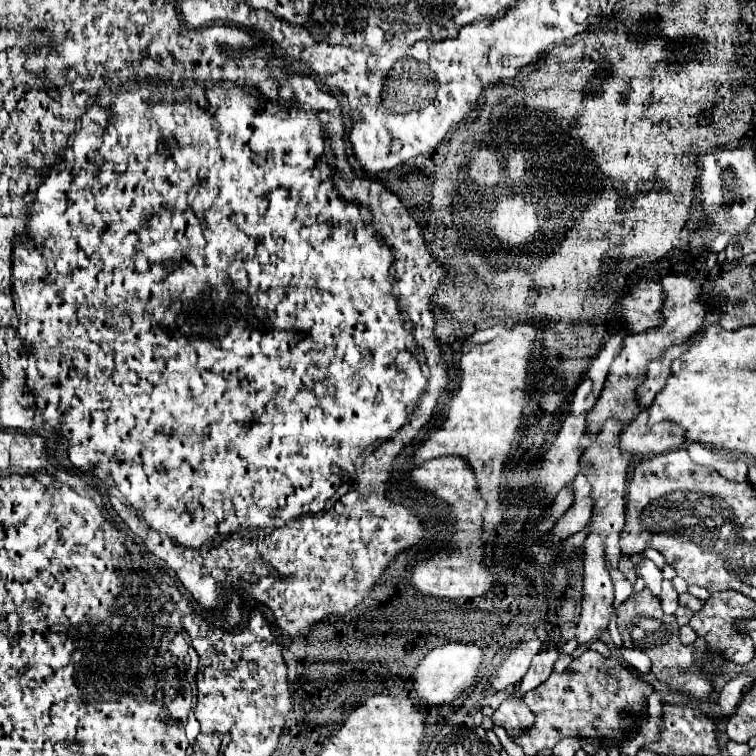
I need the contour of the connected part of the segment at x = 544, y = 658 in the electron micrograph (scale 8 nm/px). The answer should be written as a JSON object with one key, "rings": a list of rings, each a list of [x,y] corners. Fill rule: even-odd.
{"rings":[[[550,645],[550,647],[546,647],[542,653],[538,653],[532,659],[532,665],[530,665],[528,673],[524,675],[524,679],[520,683],[520,691],[522,693],[538,687],[540,683],[544,683],[548,679],[548,675],[554,669],[554,663],[558,659],[558,653],[560,653],[560,645]]]}

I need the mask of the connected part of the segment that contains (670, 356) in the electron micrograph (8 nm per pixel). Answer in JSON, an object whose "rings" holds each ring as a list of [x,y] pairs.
{"rings":[[[686,343],[682,345],[674,345],[672,349],[668,349],[668,353],[656,361],[650,363],[648,367],[648,379],[638,387],[638,399],[642,401],[644,407],[648,407],[654,399],[654,395],[666,385],[666,379],[670,377],[670,363],[680,357],[680,353],[684,353],[684,349],[688,349]]]}

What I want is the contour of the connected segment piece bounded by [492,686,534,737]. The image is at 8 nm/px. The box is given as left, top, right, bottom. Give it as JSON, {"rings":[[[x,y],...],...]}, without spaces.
{"rings":[[[515,687],[514,695],[508,697],[492,715],[494,725],[504,726],[508,729],[510,737],[516,737],[516,733],[528,725],[532,725],[534,715],[528,709],[520,694],[519,687]]]}

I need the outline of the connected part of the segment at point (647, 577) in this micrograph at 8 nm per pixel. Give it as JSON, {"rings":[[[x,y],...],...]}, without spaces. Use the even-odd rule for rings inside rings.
{"rings":[[[644,559],[644,561],[634,563],[634,573],[636,573],[636,577],[642,577],[644,579],[646,589],[650,589],[652,595],[660,595],[662,571],[658,571],[658,567],[650,559]]]}

